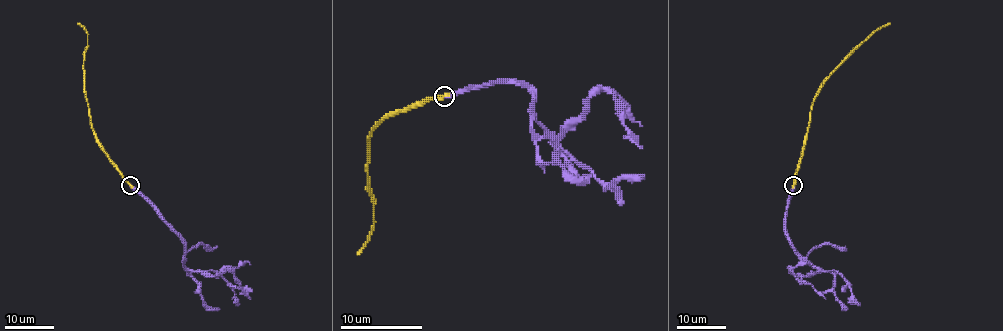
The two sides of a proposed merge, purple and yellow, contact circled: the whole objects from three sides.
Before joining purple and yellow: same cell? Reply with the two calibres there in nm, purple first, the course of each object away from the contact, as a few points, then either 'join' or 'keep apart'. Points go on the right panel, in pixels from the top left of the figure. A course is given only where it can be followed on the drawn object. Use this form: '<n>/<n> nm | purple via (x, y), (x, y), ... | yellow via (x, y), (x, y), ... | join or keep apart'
420/420 nm | purple via (793, 185), (787, 209), (786, 236), (792, 247), (818, 272), (796, 276), (789, 271), (809, 283), (825, 299) | yellow via (793, 185), (814, 96), (820, 84), (875, 31), (890, 23) | join

